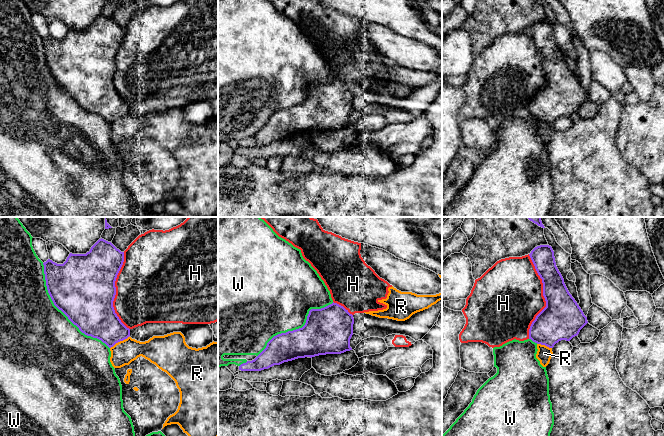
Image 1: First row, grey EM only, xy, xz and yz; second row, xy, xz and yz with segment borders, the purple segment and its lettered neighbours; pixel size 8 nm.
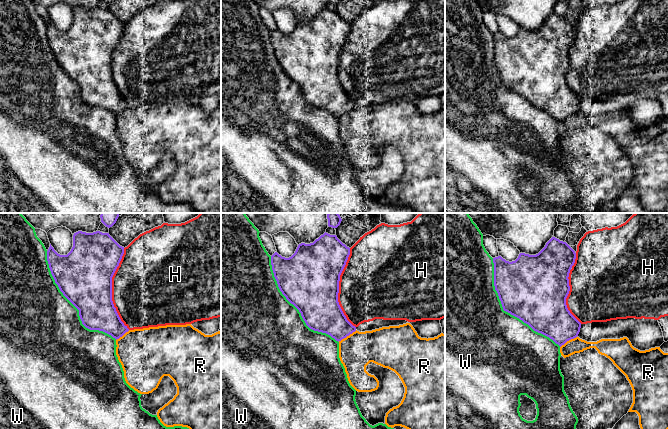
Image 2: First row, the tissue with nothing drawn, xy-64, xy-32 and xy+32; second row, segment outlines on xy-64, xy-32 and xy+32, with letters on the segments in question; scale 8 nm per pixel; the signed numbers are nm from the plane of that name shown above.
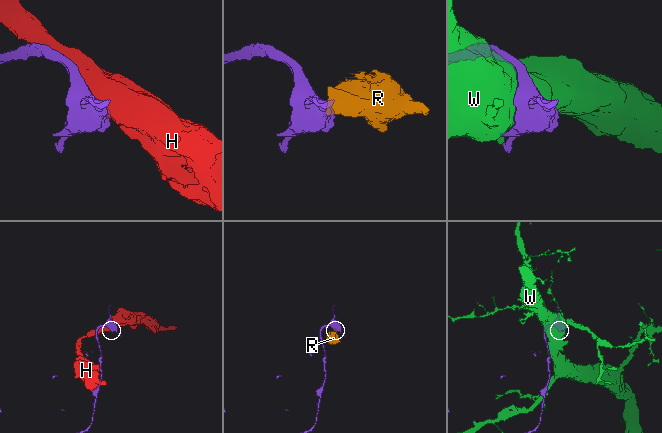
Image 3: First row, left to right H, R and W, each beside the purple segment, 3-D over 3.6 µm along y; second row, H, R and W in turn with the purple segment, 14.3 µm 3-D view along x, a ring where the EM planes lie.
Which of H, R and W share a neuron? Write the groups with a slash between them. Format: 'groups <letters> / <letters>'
groups H / R / W

